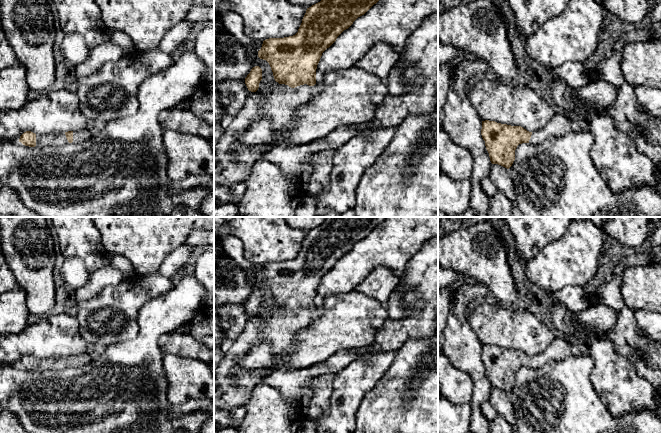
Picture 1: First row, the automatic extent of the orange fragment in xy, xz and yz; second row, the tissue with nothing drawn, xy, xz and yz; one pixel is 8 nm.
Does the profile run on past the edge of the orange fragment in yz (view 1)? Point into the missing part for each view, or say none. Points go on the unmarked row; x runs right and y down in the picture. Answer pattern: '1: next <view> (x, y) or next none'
1: next yz (560, 349)

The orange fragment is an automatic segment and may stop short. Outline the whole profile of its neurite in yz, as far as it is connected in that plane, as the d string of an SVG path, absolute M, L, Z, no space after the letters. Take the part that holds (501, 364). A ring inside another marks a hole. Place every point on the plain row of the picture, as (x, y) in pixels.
M556 337L543 352L534 356L521 350L485 344L482 345L481 359L491 387L509 393L515 384L515 374L519 368L539 369L549 362L565 360L579 351L567 340Z

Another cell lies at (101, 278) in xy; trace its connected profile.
M111 265L91 273L88 282L75 290L75 300L82 302L97 296L103 288L109 285L118 285L125 279L124 275Z

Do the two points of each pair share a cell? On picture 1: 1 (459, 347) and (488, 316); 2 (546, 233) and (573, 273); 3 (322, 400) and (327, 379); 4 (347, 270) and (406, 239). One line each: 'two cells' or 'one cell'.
1: two cells
2: two cells
3: one cell
4: one cell

